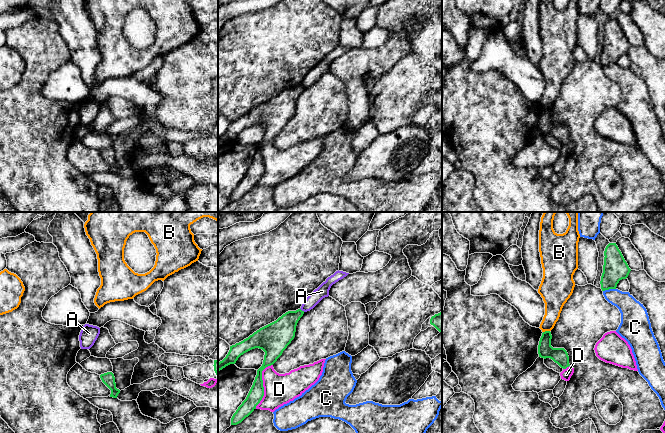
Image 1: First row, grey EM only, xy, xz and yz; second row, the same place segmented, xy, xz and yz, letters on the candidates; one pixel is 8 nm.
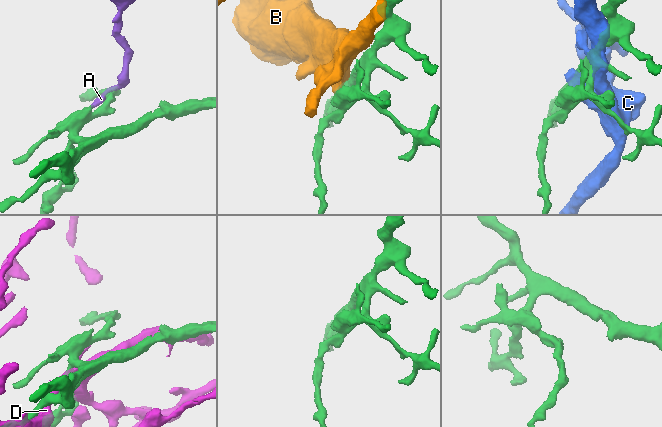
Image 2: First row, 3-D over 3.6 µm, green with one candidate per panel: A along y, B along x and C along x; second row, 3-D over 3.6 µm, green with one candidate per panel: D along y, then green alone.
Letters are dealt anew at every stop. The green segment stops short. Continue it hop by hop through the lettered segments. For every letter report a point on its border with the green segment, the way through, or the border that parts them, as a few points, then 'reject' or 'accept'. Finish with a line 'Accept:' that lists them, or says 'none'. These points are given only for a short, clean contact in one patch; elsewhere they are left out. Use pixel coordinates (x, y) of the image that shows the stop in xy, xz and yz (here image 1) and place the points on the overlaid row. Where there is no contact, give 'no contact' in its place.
A: xz (301, 310) | along xz (300, 308), (304, 311) | reject
B: yz (546, 331) | along yz (549, 330), (543, 332) | reject
C: yz (609, 288) | reject
D: xz (262, 385) | reject
Accept: none

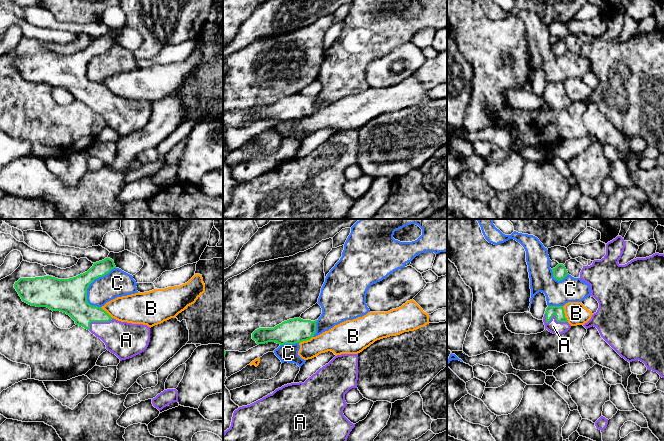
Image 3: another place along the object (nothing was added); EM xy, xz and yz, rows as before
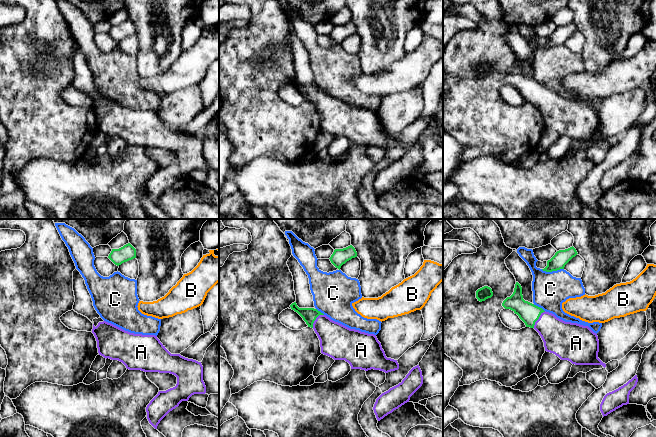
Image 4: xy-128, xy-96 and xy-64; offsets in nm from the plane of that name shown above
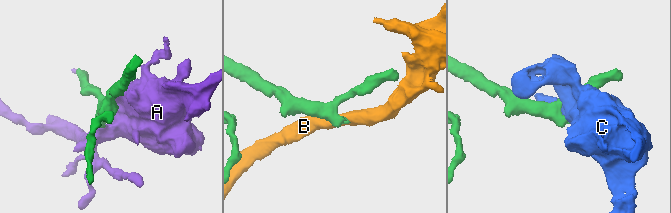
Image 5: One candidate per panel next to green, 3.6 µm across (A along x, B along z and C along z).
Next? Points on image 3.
A: yz (555, 315) | across yz (550, 310), (555, 315), (553, 326) | accept
B: yz (564, 314) | reject
C: xy (92, 281) | reject
Accept: A

